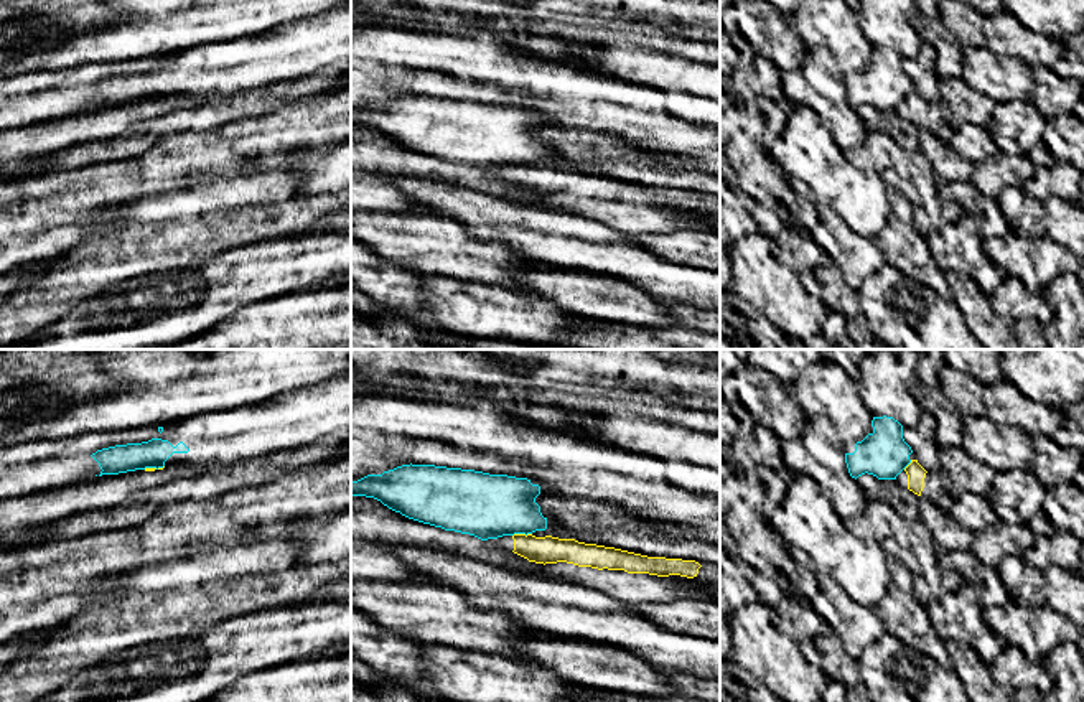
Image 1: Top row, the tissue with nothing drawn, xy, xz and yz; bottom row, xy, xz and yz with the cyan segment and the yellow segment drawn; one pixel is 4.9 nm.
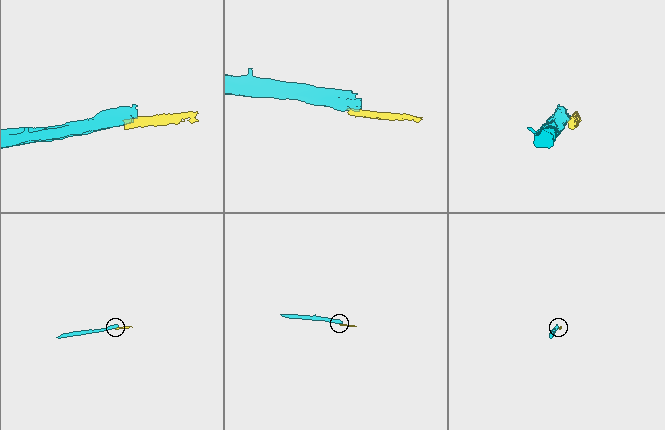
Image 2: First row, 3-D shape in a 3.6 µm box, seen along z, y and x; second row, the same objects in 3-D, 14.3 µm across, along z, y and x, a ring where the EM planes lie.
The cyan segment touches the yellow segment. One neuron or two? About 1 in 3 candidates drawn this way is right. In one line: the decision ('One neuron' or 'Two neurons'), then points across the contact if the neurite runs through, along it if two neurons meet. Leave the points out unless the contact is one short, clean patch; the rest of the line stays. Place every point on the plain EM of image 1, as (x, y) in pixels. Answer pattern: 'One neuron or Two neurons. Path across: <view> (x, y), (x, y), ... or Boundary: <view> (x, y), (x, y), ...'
Two neurons. Boundary: xz (531, 163), (513, 167)

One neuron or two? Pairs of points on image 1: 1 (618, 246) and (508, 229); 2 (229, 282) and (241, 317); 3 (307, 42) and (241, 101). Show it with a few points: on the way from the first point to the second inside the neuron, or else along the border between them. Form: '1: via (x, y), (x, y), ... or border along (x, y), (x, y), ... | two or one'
1: via (590, 246), (536, 233) | one
2: border along (275, 299), (242, 305), (234, 313) | two
3: border along (292, 79), (216, 96) | two

